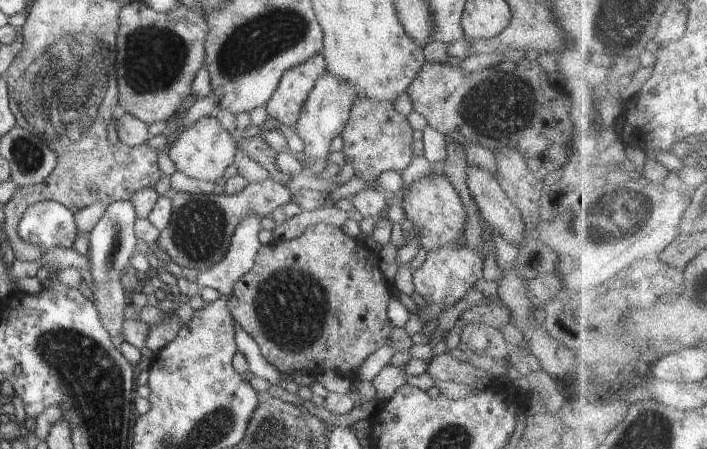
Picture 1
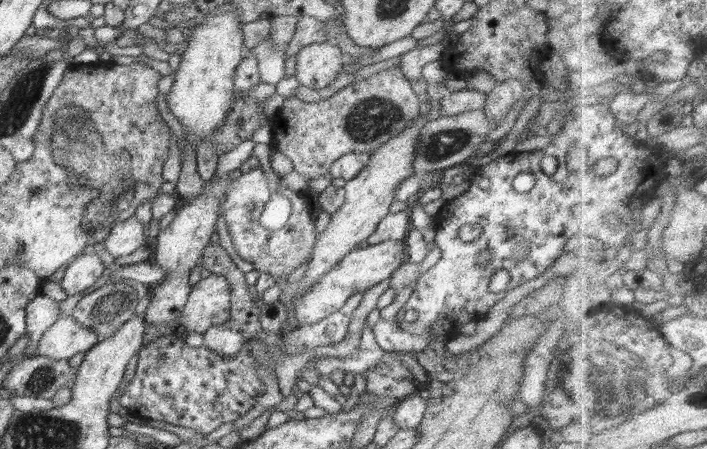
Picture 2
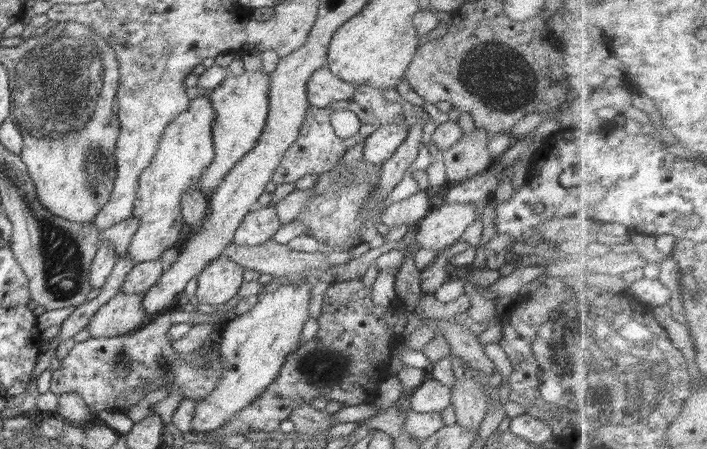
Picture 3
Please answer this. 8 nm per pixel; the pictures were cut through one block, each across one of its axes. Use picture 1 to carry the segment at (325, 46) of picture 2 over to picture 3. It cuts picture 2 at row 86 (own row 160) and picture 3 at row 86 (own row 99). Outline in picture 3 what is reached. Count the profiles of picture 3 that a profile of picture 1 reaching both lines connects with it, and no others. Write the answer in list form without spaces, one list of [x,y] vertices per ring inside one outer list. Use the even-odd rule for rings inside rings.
[[[326,65],[316,70],[306,86],[308,102],[318,108],[326,108],[340,100],[350,100],[357,91],[357,86],[334,76]]]

